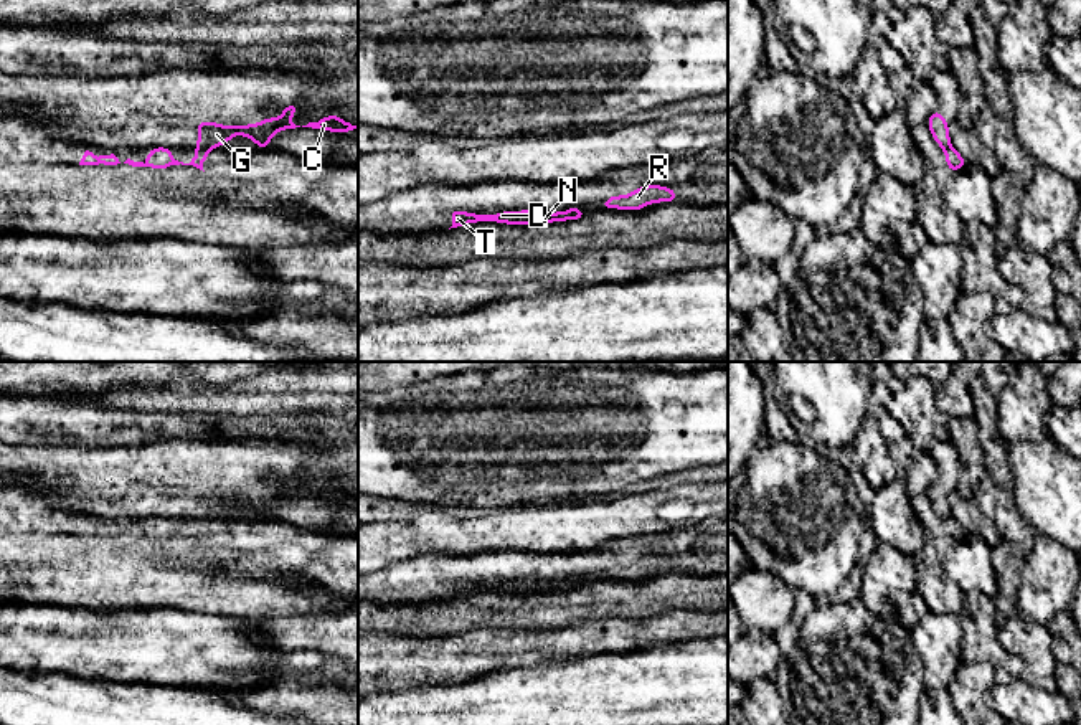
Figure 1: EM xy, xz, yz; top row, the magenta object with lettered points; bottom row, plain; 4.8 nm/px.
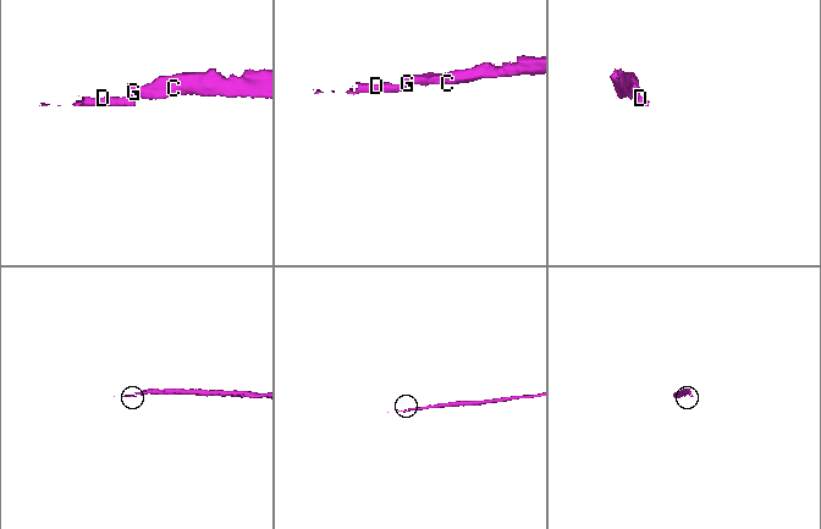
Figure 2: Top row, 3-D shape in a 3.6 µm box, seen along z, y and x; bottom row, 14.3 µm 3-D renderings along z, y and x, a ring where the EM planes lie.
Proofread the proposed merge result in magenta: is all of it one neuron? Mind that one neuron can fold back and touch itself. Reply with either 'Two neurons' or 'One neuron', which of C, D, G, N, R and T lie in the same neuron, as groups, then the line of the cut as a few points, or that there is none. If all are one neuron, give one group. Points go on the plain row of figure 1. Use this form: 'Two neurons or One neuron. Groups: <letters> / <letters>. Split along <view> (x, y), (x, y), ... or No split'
Two neurons. Groups: C G R / D N T. Split along xy (195, 517), (208, 519)

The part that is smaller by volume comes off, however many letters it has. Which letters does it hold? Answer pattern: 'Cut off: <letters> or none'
Cut off: D, N, T

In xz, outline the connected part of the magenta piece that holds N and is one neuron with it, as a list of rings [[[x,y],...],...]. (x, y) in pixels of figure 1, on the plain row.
[[[528,578],[522,581],[497,581],[495,585],[454,581],[451,598],[470,593],[503,593],[503,595],[561,593],[578,590],[581,588],[581,585],[583,583],[576,578],[551,583],[536,578]]]

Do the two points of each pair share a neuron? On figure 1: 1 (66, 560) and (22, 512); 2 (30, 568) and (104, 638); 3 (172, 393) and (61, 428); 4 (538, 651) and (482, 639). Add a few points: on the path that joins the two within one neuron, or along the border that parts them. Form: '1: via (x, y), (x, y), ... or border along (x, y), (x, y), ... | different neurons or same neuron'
1: border along (17, 532), (71, 532), (76, 535) | different neurons
2: border along (33, 603), (109, 610) | different neurons
3: border along (89, 398), (98, 398), (114, 407), (165, 412) | different neurons
4: via (525, 648), (495, 648) | same neuron

